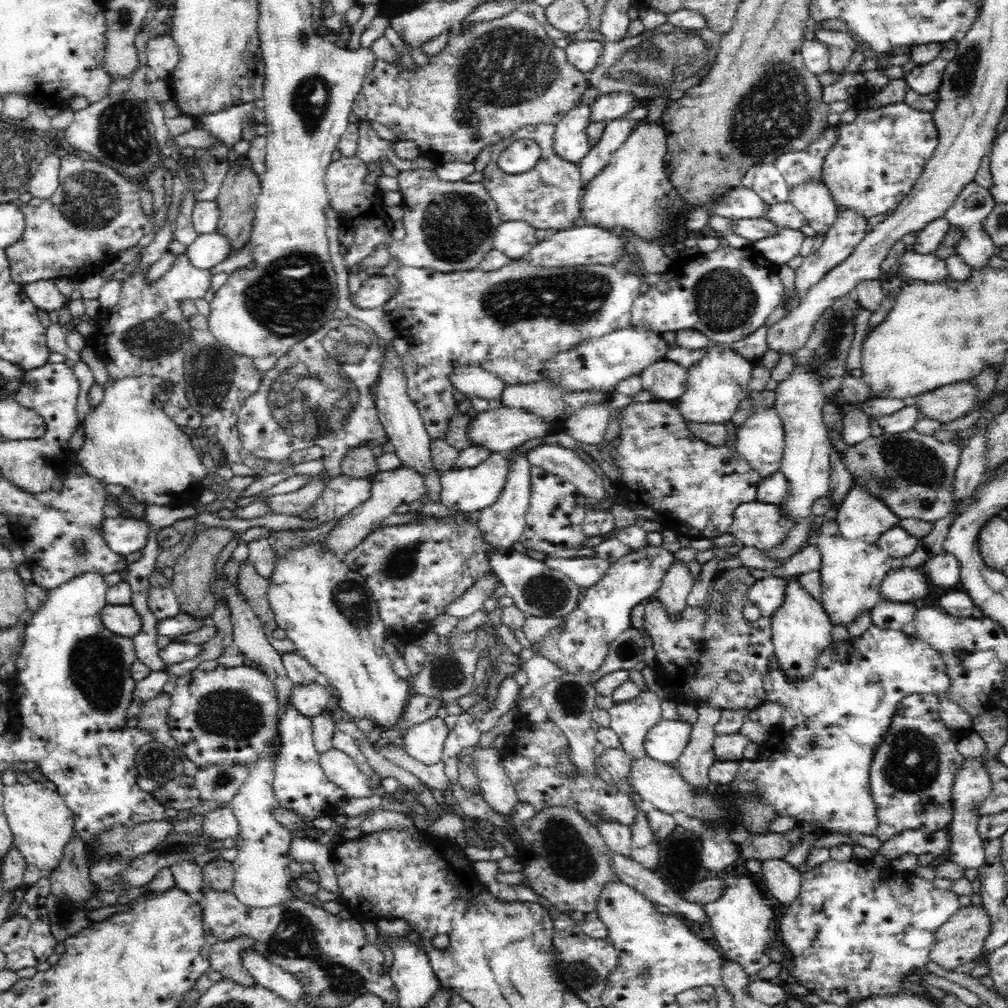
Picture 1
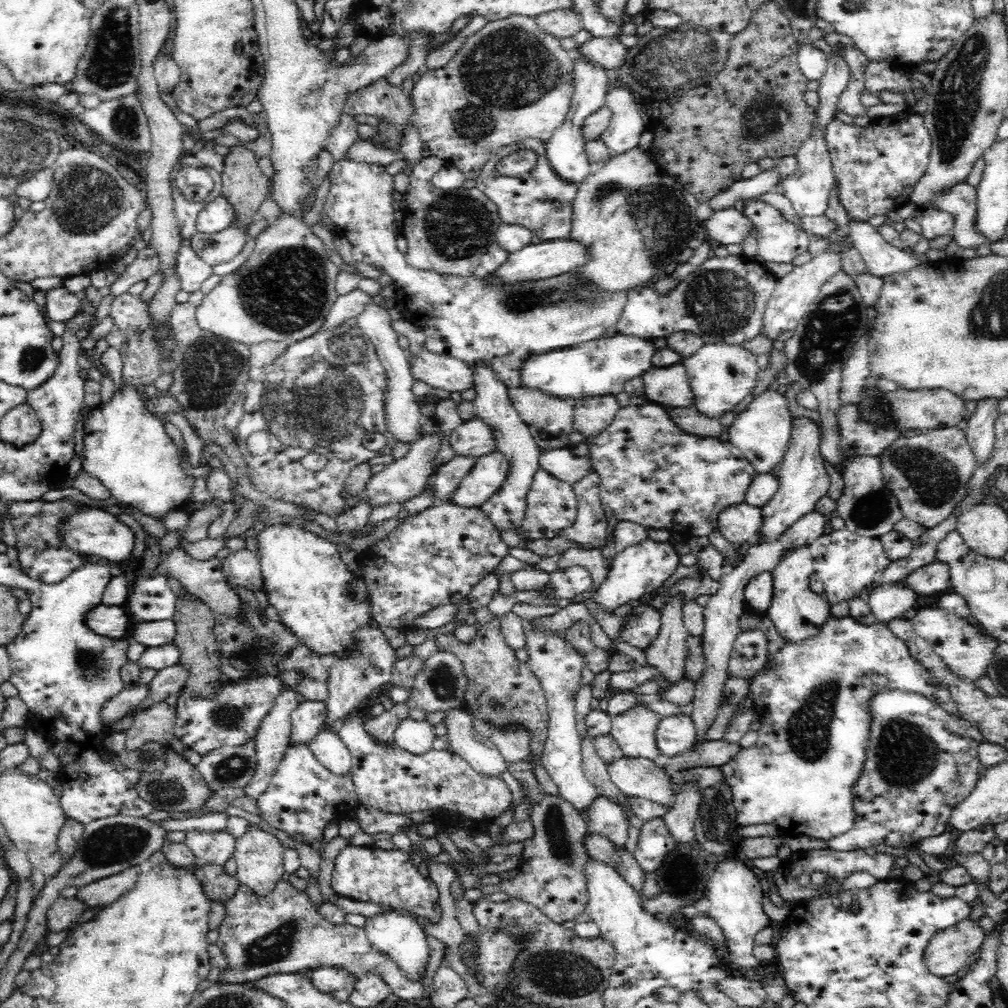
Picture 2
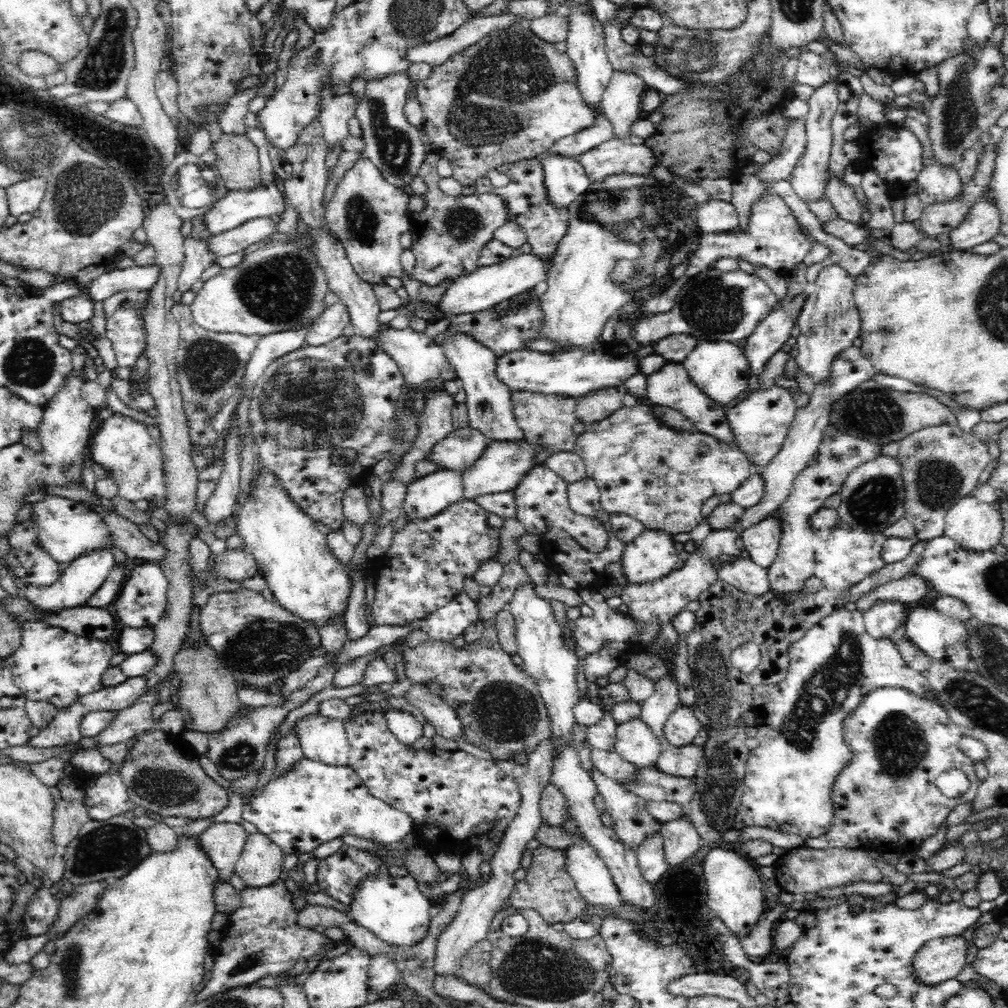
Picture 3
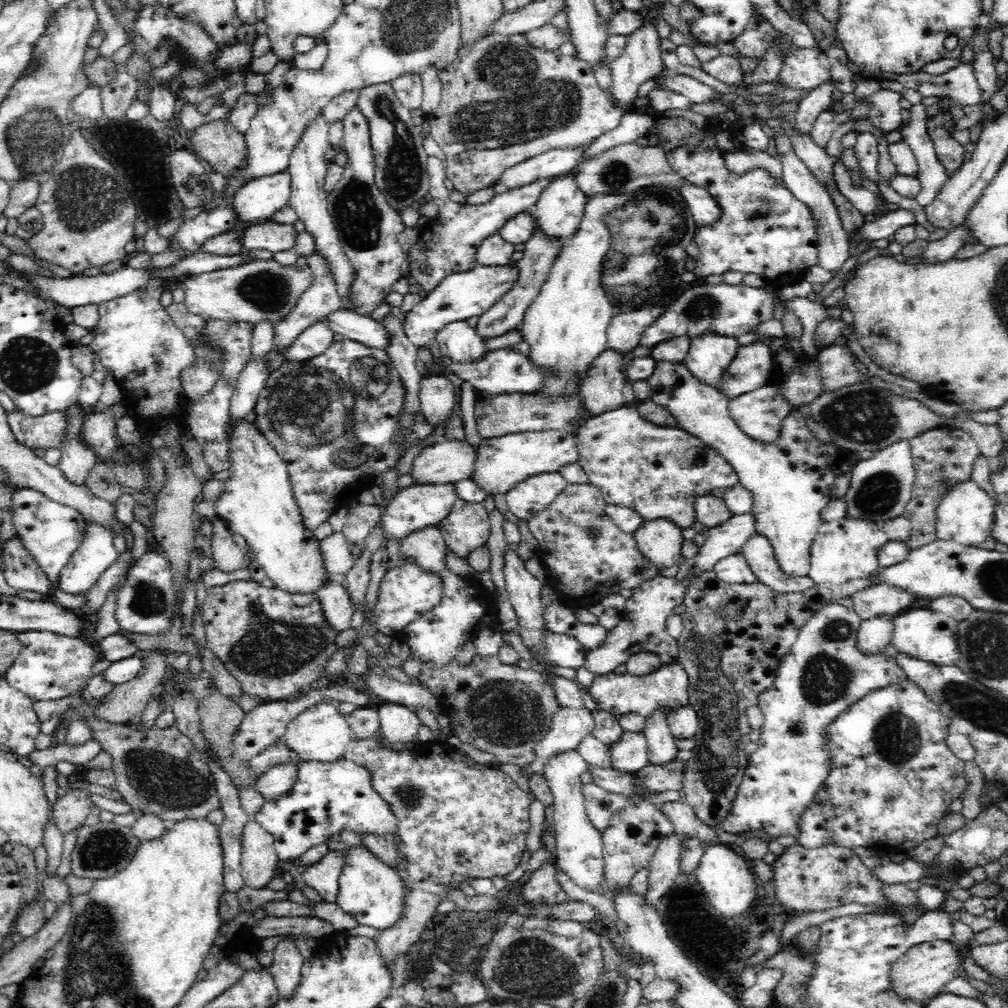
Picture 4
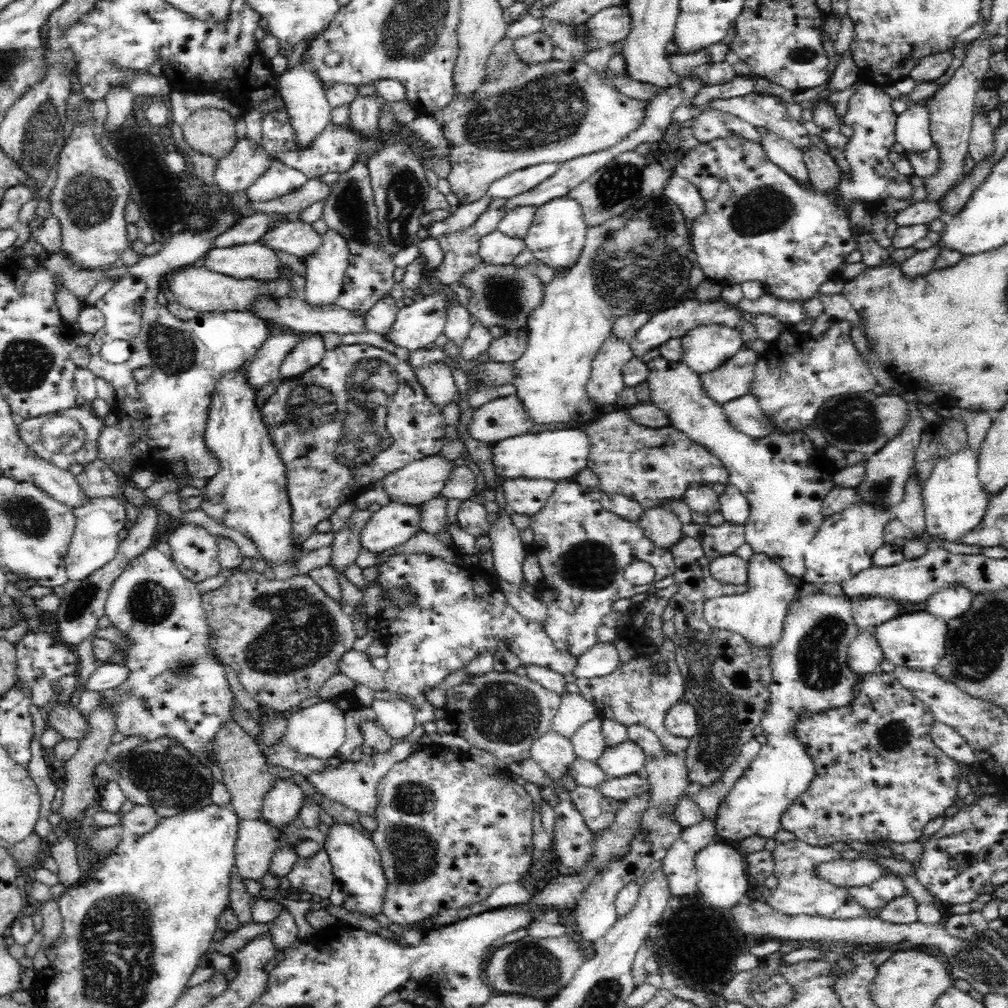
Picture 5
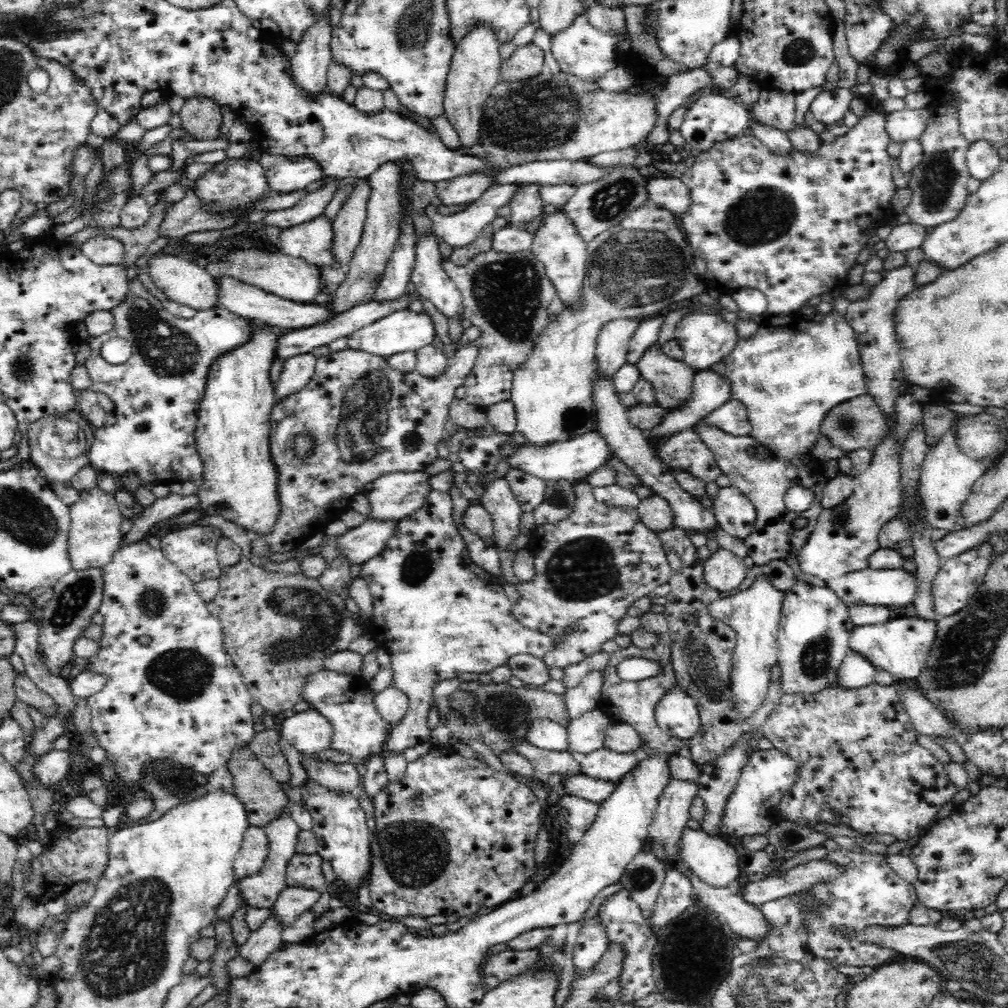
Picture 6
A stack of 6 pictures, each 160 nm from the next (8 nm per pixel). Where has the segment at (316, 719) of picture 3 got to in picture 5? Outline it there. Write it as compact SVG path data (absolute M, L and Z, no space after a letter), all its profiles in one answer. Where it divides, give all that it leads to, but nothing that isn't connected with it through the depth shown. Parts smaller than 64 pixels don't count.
M319 701L312 706L288 715L288 717L289 720L283 733L282 742L300 754L304 754L304 756L326 759L334 755L345 740L344 711L336 707L332 701Z

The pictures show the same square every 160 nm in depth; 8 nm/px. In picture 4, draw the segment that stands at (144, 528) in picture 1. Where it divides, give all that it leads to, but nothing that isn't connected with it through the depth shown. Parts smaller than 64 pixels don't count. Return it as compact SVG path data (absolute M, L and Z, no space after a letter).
M20 487L20 490L16 490L12 496L12 504L14 530L18 534L16 537L23 548L26 548L26 552L31 554L31 560L38 565L38 569L46 573L52 584L55 583L71 554L82 542L87 520L78 510L50 500L46 495L31 488Z

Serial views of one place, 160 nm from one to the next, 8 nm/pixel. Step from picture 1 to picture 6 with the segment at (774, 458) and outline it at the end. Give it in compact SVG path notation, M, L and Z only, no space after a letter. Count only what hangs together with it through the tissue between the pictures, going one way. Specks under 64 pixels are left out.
M728 400L706 416L704 423L739 438L750 435L750 421L747 420L747 409L738 400Z

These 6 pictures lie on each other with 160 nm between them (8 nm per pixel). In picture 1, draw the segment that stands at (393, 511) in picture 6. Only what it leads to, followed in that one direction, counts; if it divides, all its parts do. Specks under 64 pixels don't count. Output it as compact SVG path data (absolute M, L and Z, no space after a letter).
M500 406L496 410L488 410L487 412L479 412L474 419L468 420L468 428L466 428L472 444L490 449L492 453L503 454L516 449L516 447L524 444L527 440L542 438L553 430L555 429L550 428L550 425L536 414L507 408L506 406Z

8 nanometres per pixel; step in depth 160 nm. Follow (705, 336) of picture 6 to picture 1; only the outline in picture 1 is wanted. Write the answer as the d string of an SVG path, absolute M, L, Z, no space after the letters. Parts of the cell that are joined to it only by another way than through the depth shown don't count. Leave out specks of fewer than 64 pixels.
M712 344L708 348L709 350L703 358L687 369L686 392L678 398L675 405L687 422L722 424L730 421L738 410L740 401L751 392L748 385L752 380L756 362L749 362L730 347Z

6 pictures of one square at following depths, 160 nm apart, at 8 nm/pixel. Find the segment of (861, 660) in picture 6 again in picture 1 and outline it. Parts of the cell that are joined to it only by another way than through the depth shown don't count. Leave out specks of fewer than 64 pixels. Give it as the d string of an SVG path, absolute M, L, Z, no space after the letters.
M922 566L894 567L880 584L880 598L892 602L913 603L928 594L928 581Z

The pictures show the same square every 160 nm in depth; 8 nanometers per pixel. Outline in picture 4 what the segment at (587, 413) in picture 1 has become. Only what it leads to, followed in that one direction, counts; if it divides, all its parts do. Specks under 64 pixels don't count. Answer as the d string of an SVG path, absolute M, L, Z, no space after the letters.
M610 348L604 350L592 362L590 375L580 387L578 397L592 417L625 407L622 396L624 358L631 353L622 353Z

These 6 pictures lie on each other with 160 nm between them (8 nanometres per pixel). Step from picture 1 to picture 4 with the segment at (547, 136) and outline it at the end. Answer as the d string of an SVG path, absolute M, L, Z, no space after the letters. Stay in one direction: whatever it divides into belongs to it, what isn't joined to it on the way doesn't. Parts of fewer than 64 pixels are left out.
M534 220L532 236L525 242L522 259L516 262L516 267L520 269L516 284L512 286L512 290L508 290L504 296L500 297L496 304L479 316L475 330L480 340L484 342L490 338L502 336L522 324L527 307L534 302L543 283L546 282L549 270L561 247L554 237L548 237L546 233L538 232L538 221Z

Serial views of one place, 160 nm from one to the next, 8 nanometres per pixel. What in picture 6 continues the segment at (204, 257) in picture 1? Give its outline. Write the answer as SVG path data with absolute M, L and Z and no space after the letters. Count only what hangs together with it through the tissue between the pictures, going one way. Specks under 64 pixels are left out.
M324 215L308 222L282 229L279 235L281 251L294 258L318 265L333 265L333 221Z

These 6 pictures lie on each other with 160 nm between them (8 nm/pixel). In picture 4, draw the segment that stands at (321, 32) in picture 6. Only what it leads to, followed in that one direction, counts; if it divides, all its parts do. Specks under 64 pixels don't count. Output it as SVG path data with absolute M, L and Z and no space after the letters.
M322 113L316 114L315 120L306 126L306 131L298 144L295 144L289 158L288 170L291 173L291 193L288 208L295 211L298 220L304 222L305 231L314 237L315 252L325 256L328 261L329 271L336 283L336 290L343 303L343 309L356 312L356 305L352 303L352 297L350 297L350 284L354 282L354 267L344 253L340 237L338 237L339 232L334 226L330 211L328 211L328 193L324 189L324 178L326 178L329 167L326 164L328 137L329 124L324 120Z

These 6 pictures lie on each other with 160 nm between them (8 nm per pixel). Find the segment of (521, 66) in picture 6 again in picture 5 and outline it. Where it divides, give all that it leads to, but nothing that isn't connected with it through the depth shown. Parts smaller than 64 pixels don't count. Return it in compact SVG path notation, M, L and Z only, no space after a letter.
M543 30L521 36L514 41L514 50L518 53L518 59L528 65L537 65L554 59L553 48L552 38Z

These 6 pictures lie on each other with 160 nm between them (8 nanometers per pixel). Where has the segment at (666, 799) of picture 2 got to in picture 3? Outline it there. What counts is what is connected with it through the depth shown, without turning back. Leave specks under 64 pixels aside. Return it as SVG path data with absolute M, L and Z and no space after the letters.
M591 750L591 760L593 766L596 767L604 776L612 778L617 783L630 782L632 778L636 778L640 767L630 764L630 762L622 759L615 751Z

